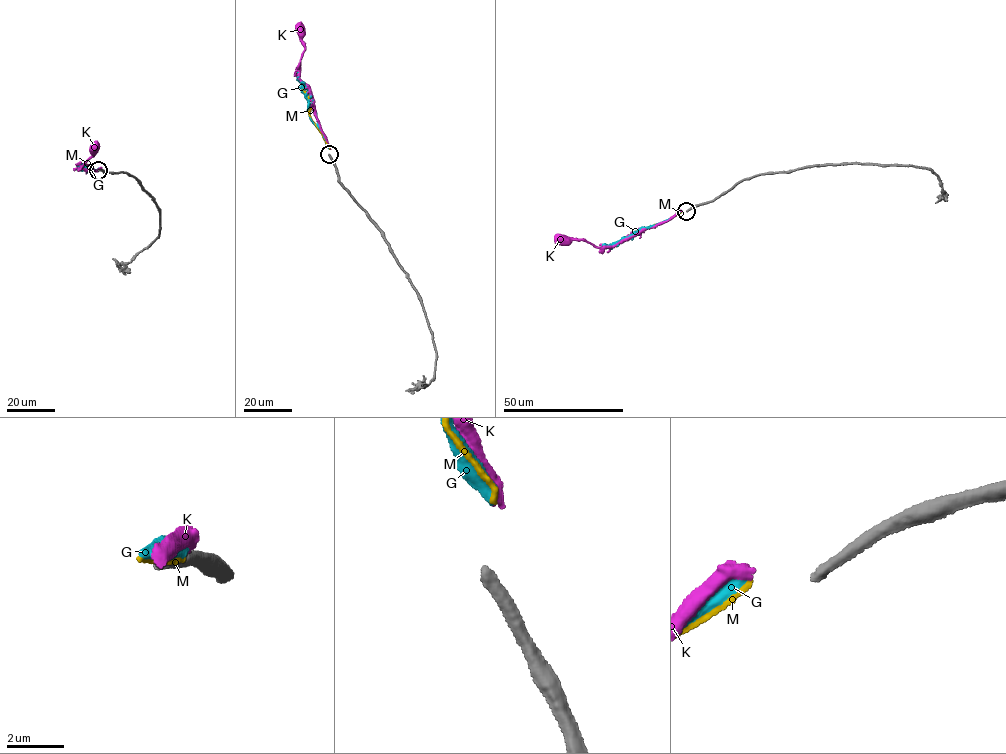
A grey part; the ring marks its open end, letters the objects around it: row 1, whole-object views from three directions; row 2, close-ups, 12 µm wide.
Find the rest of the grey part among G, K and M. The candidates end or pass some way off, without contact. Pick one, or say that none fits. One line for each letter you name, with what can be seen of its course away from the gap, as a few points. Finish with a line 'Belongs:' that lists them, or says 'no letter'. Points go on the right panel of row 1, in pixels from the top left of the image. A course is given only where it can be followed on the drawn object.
K: Its course: (681, 211), (613, 246), (594, 246), (583, 240), (562, 239)
Belongs: K

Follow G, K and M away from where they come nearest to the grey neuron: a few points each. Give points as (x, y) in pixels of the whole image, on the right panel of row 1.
G: (681, 211), (645, 227), (637, 234), (602, 245)
K: (681, 211), (613, 246), (594, 246), (583, 240), (562, 239)
M: (681, 211), (660, 224), (635, 231), (621, 240)

